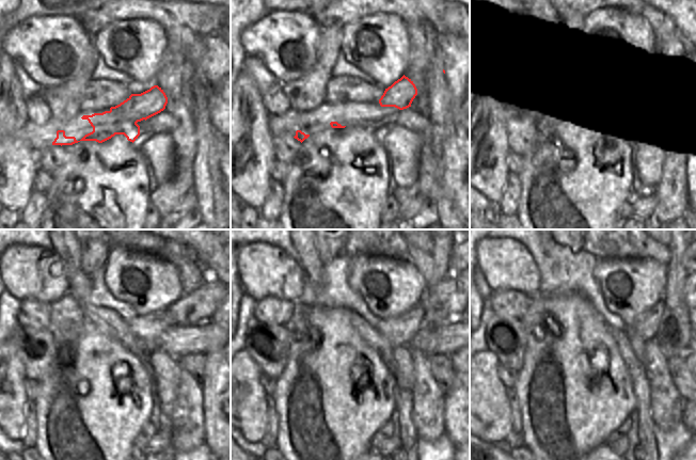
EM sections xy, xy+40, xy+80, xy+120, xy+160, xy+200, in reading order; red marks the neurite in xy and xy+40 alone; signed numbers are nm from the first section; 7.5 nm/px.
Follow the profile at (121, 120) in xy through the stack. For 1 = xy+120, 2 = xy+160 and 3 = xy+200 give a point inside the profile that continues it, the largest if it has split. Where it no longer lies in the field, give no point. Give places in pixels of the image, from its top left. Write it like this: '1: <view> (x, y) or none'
1: xy+120 (198, 306)
2: xy+160 (447, 300)
3: xy+200 (686, 285)

